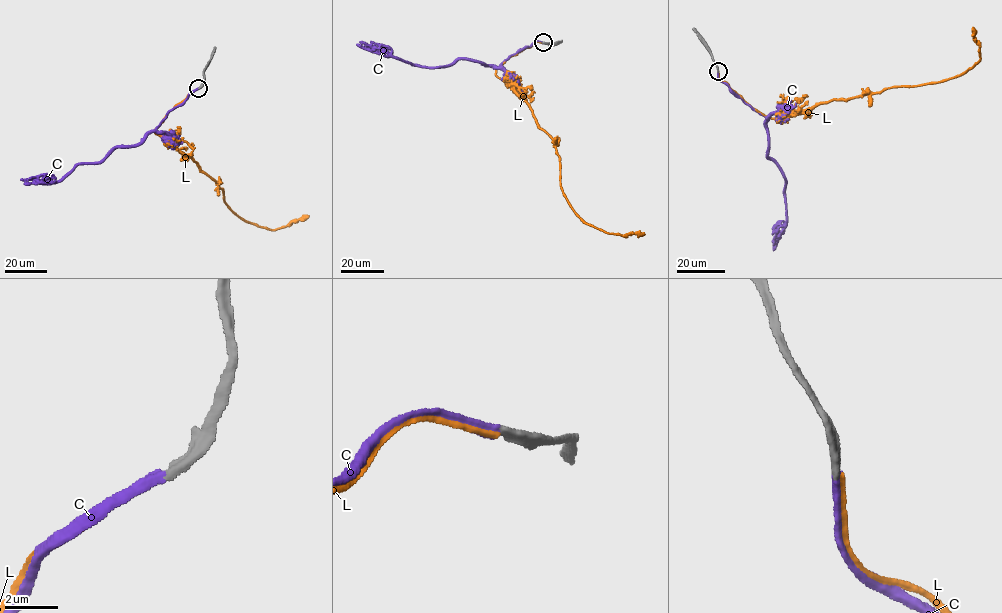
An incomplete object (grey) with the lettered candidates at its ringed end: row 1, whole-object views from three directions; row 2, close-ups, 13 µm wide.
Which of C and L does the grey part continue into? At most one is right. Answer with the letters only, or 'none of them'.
C

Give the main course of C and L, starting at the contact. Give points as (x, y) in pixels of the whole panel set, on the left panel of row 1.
C: (199, 88), (170, 110), (155, 130), (140, 142), (111, 149), (98, 162), (78, 164), (57, 181), (20, 180)
L: (199, 88), (168, 112), (155, 133), (217, 183), (225, 203), (239, 217), (273, 230), (309, 215)

